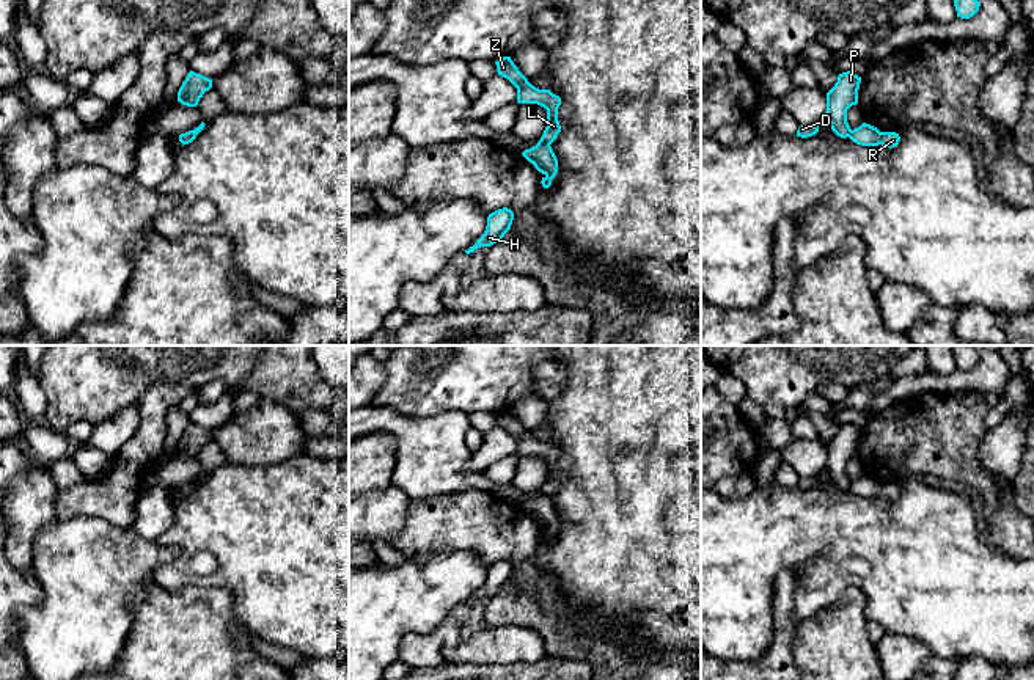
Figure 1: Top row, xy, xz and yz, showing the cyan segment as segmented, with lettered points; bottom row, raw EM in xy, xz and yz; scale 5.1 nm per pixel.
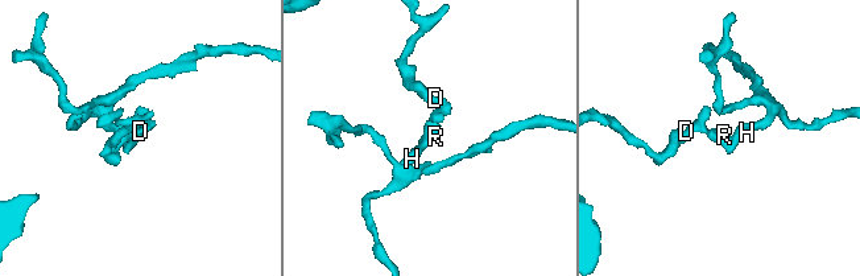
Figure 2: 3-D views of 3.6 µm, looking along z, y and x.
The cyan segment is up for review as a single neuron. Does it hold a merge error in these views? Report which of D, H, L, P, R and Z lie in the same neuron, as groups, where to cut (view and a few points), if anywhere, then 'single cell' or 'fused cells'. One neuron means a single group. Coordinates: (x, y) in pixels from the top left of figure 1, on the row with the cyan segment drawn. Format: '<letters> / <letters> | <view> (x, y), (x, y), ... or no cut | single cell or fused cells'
D L P Z / H R | xz (541, 138), (549, 145) | fused cells

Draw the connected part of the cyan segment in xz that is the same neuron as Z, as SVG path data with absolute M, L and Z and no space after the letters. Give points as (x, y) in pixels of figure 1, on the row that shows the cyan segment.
M511 57L498 58L495 64L498 75L508 79L517 88L519 104L537 104L547 110L547 127L541 140L552 144L561 132L561 126L558 121L561 97L553 94L550 90L539 90L533 86L514 64Z

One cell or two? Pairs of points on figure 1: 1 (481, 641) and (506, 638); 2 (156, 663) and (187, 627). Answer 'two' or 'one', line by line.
1: one
2: one

